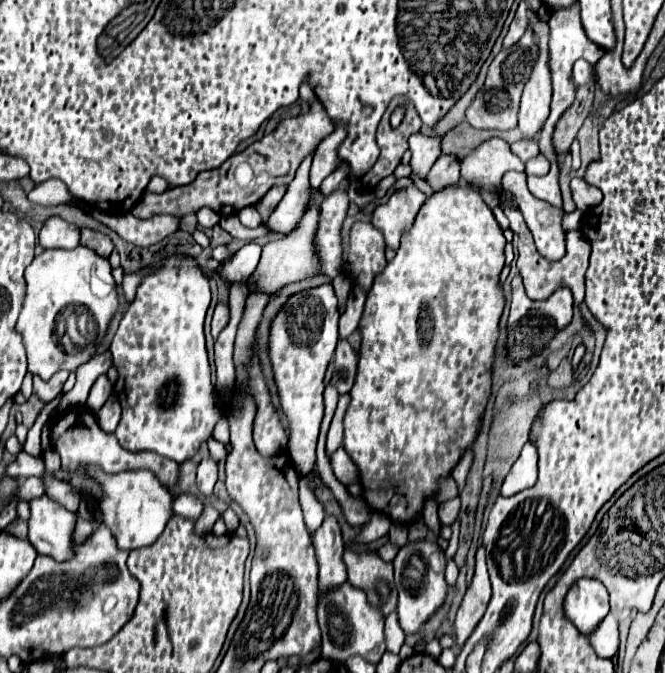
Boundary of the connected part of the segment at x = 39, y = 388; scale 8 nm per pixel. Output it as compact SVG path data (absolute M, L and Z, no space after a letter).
M60 371L56 373L52 379L48 381L42 381L40 377L34 375L34 391L38 393L38 397L44 401L44 403L50 403L52 399L56 399L62 391L62 385L64 381L68 379L68 371Z

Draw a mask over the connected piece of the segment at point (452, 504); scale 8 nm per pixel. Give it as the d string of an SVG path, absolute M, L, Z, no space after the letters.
M450 499L446 503L440 503L438 507L438 517L442 521L442 525L452 525L458 521L458 513L460 513L460 499Z

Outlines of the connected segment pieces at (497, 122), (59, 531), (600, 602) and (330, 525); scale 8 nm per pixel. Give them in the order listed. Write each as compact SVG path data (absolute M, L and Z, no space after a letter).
M528 31L514 47L502 49L496 55L492 65L488 67L484 87L476 93L474 101L466 109L466 121L474 129L500 129L500 131L504 131L504 129L514 129L516 127L522 87L524 87L524 83L528 81L528 77L532 73L534 61L538 57L536 51L538 49L536 49L536 43L534 43L534 35L532 35L532 31Z
M48 495L30 501L28 519L28 541L36 547L38 555L54 557L56 561L66 561L72 557L72 529L76 515L64 509L60 503Z
M580 579L572 585L564 601L566 617L582 635L594 633L600 621L608 615L608 591L596 579Z
M326 517L320 529L312 535L318 565L320 565L320 591L328 593L338 589L346 581L346 567L342 561L342 535L338 521L334 517Z

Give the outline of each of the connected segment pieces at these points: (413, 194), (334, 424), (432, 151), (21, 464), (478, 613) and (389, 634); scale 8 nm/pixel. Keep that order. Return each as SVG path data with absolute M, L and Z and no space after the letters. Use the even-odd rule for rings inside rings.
M410 185L408 189L392 193L388 203L378 205L372 213L372 225L378 227L386 237L386 247L398 249L400 237L408 231L416 219L416 213L424 205L426 195Z
M342 395L340 401L338 401L334 419L331 421L330 431L328 431L326 438L326 454L329 458L342 446L342 419L344 419L344 413L346 413L348 403L350 403L350 397L348 395Z
M416 133L410 137L410 151L412 173L418 177L426 177L426 173L442 153L442 137L424 137L422 133Z
M18 453L16 461L8 465L8 475L16 479L26 479L26 477L44 477L46 467L40 457L32 457L28 453Z
M480 549L476 555L476 573L474 573L472 585L468 587L464 601L458 609L456 621L454 621L458 647L464 645L464 641L470 637L472 629L476 627L476 621L482 619L488 601L490 601L490 579L488 579L488 571L486 571L484 551Z
M392 612L385 618L384 634L387 650L394 654L399 654L405 642L405 634L398 623L396 612Z

